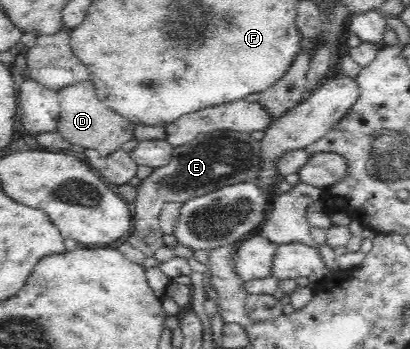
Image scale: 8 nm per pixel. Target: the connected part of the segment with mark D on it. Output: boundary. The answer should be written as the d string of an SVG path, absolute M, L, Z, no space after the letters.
M90 79L71 84L70 88L62 88L58 96L62 102L62 116L58 122L58 132L64 138L68 138L72 145L94 149L100 156L106 157L121 149L124 142L134 139L134 126L136 125L118 116L114 110L106 108L106 104L102 104L102 100L96 98L94 83Z

